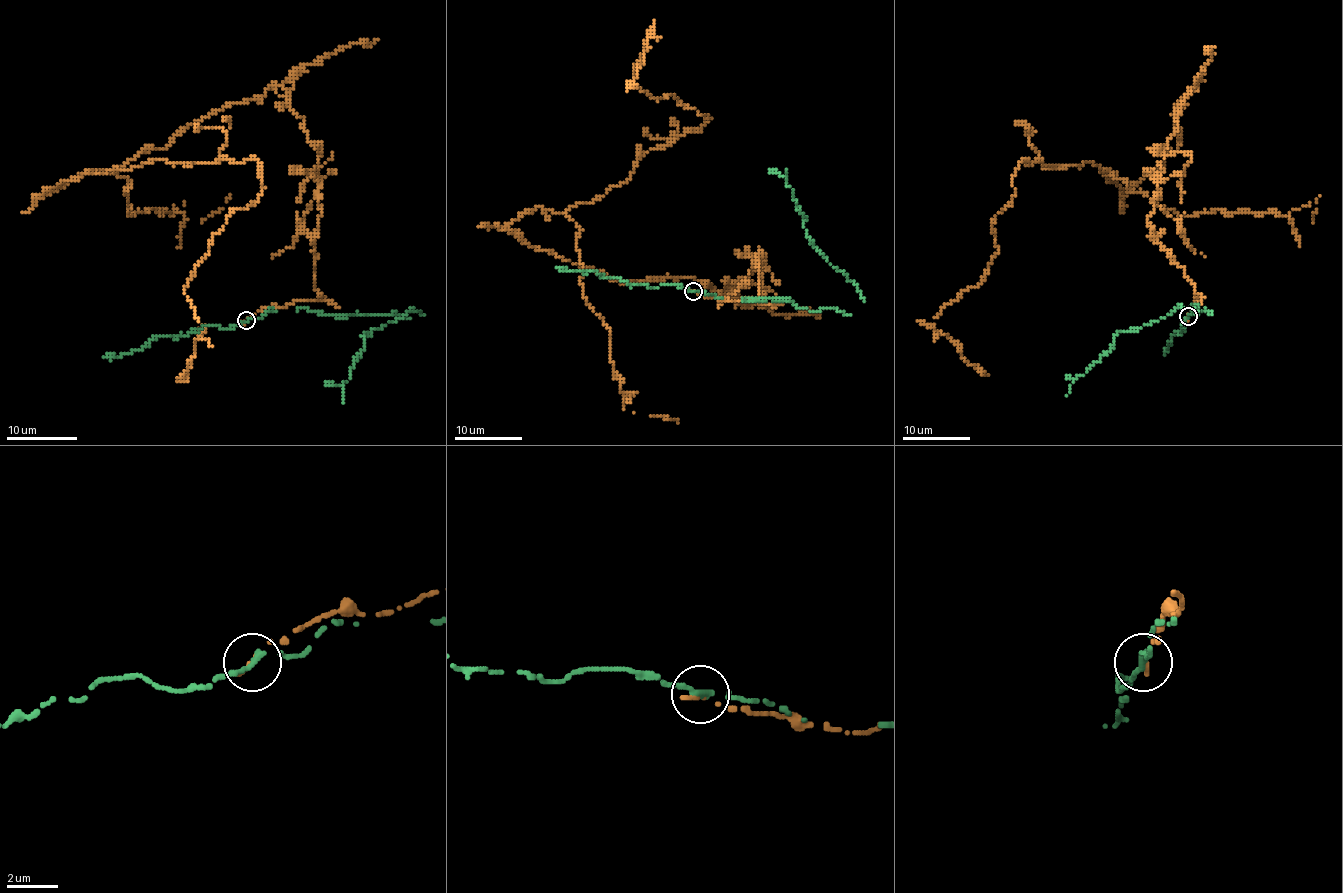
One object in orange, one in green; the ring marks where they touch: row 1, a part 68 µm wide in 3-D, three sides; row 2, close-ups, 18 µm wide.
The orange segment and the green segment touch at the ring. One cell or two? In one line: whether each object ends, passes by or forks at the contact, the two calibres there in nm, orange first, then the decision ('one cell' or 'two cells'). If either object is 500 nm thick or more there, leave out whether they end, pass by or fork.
orange ends | green passes by | 170/240 nm | two cells

